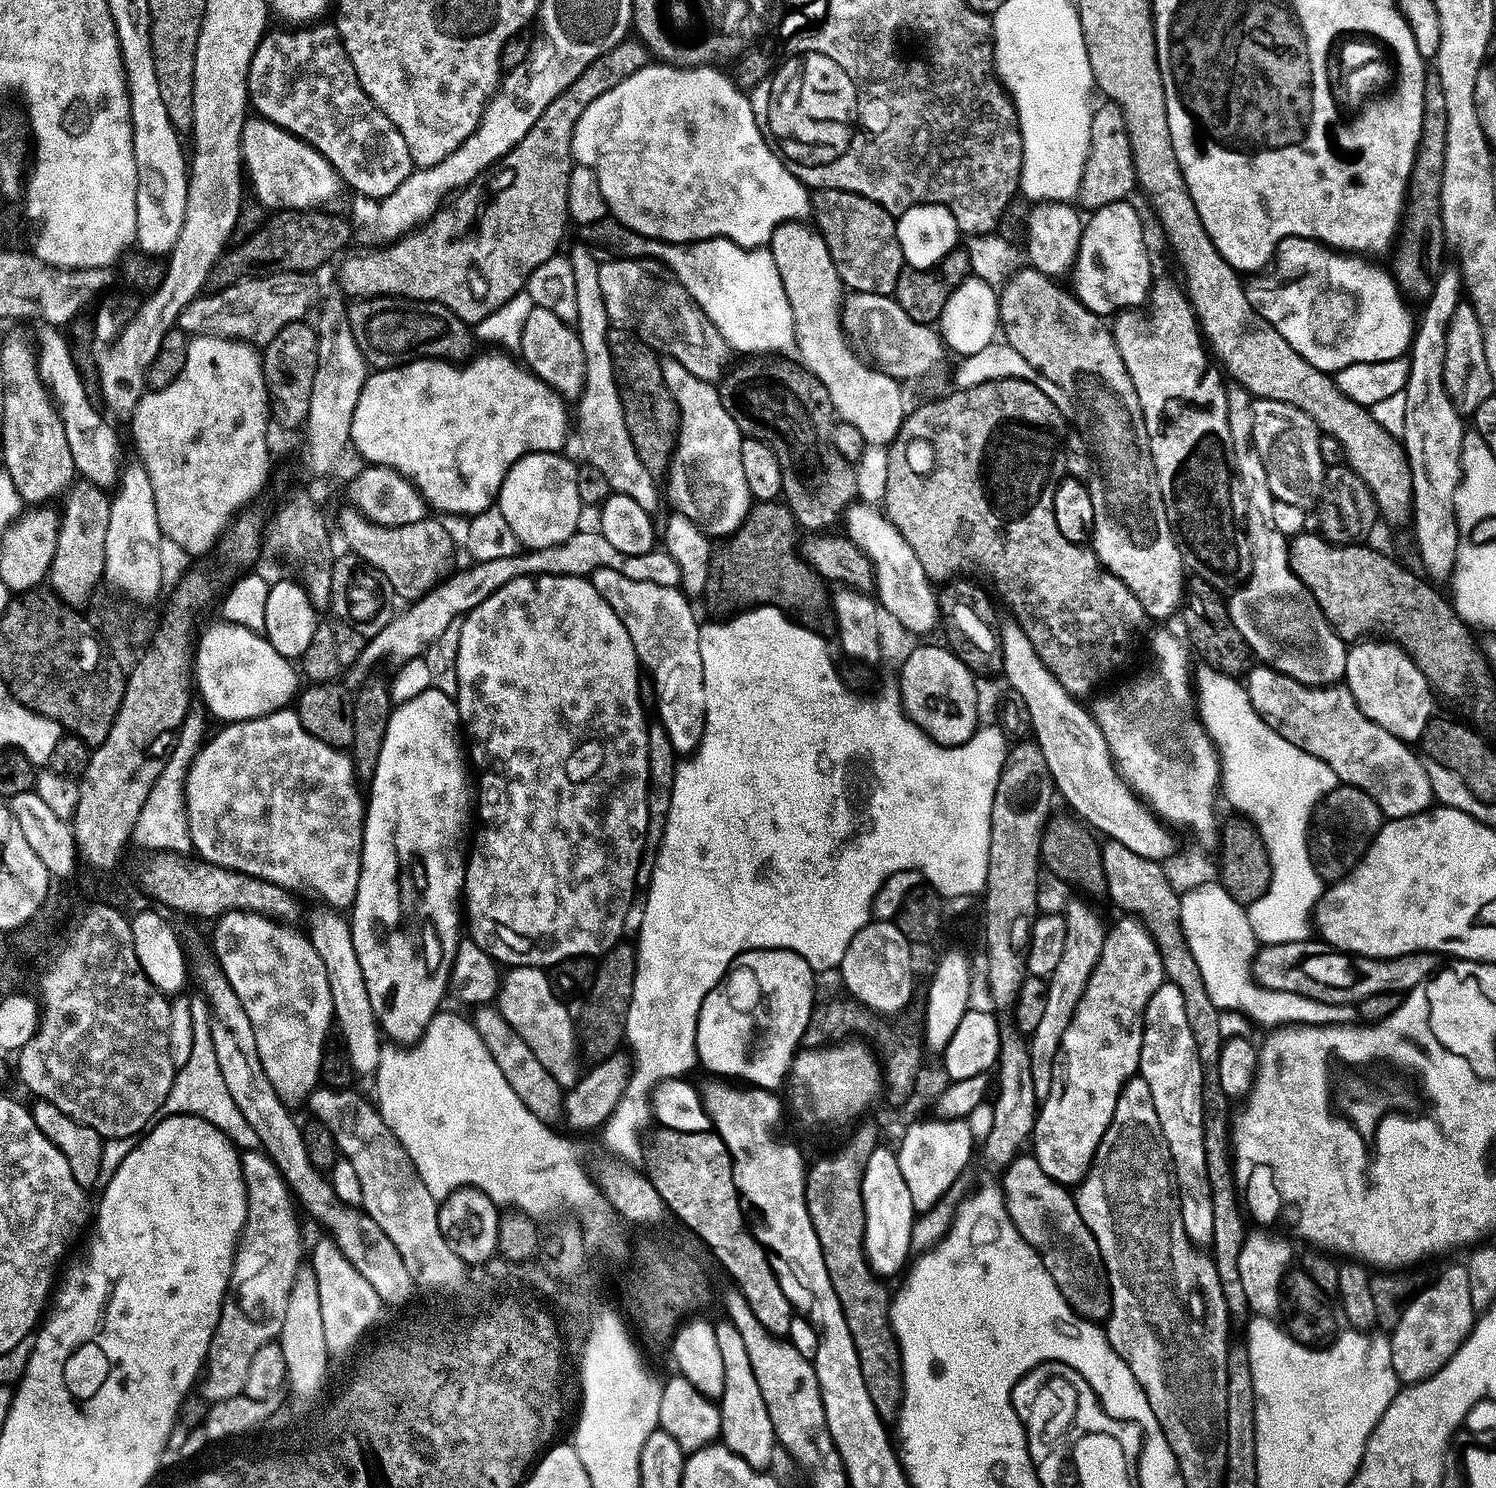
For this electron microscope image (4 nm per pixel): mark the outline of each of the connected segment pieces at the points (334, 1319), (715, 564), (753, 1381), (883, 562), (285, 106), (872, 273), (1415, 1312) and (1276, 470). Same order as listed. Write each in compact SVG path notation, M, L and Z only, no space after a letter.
M325 1238L310 1252L310 1267L318 1278L323 1325L326 1328L326 1342L333 1357L344 1356L351 1348L360 1344L367 1332L372 1332L384 1320L386 1305L378 1292L347 1260L346 1254L332 1238Z
M783 502L757 503L744 525L735 534L727 537L721 543L724 544L721 548L719 545L715 549L705 588L706 600L712 603L713 610L735 613L737 610L774 608L799 624L801 629L817 632L825 638L835 637L837 625L836 617L833 615L830 591L828 592L829 585L800 556L800 544L798 537L796 538L796 532L798 533L798 525L787 504Z
M729 1322L717 1323L715 1327L725 1366L725 1390L718 1402L722 1414L722 1430L720 1431L722 1442L731 1452L738 1454L742 1462L761 1470L771 1469L771 1464L776 1460L778 1443L774 1425L770 1420L770 1410L767 1409L762 1391L759 1390L758 1380L754 1376L754 1369L750 1364L745 1339Z
M863 502L852 504L845 513L845 533L852 538L872 535L872 544L876 550L870 557L877 568L877 601L881 609L894 614L894 618L899 618L902 626L906 626L906 630L910 630L913 636L923 638L942 624L937 589L926 570L922 570L922 562L918 562L918 554L914 554L912 548L892 548L892 529L895 527L891 519L878 506L877 508Z
M332 26L320 27L290 30L294 32L273 31L264 37L249 68L248 98L251 107L257 117L276 124L321 152L341 181L347 187L349 184L358 195L365 196L366 201L388 199L414 171L410 146L406 146L406 138L402 138L394 122L390 122L390 118L386 118L386 114L382 114L382 110L378 110L368 97L366 90L362 90L362 82L358 82L358 74L350 62L350 54L346 54L346 46L340 41L340 33Z
M820 190L814 196L814 220L819 223L818 232L824 238L830 238L832 212L848 212L840 218L840 238L836 238L840 242L834 242L836 252L832 255L833 264L837 267L845 289L853 293L895 296L900 277L906 271L902 246L899 245L896 233L897 217L861 196L849 192Z
M1467 1267L1448 1268L1428 1289L1421 1291L1408 1305L1404 1311L1402 1322L1391 1333L1392 1361L1396 1376L1400 1379L1401 1385L1421 1384L1423 1380L1428 1380L1436 1376L1458 1354L1458 1350L1470 1338L1472 1331L1476 1329L1478 1313L1474 1306L1474 1298L1470 1294L1470 1274Z
M1273 400L1252 401L1254 416L1253 442L1260 455L1259 467L1264 467L1268 488L1281 505L1289 504L1307 509L1321 499L1324 488L1326 463L1324 448L1320 445L1322 433L1319 426L1298 406L1286 406L1286 402Z

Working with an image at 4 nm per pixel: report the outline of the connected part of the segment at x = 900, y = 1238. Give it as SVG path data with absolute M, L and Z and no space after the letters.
M887 1146L877 1148L864 1171L862 1194L866 1206L866 1254L873 1272L880 1278L896 1276L904 1267L909 1267L908 1259L914 1256L912 1231L918 1219L914 1202L910 1198L910 1186L902 1178L900 1157Z

